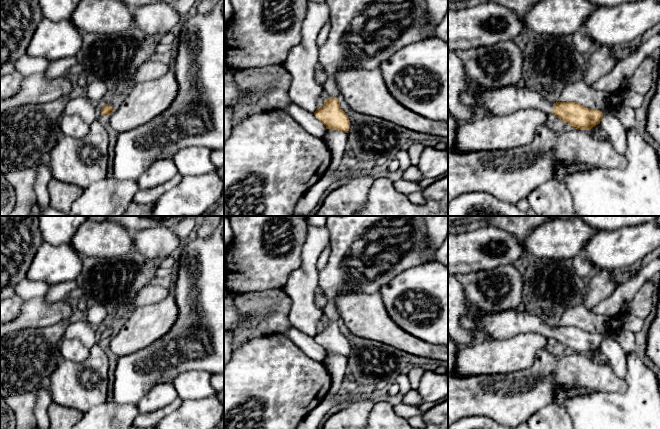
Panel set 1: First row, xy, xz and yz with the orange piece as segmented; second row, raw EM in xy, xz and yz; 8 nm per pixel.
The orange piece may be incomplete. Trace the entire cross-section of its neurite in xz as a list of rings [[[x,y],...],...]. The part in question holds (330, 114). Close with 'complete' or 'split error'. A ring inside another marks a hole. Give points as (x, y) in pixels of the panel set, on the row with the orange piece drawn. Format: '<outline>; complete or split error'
[[[325,0],[330,8],[330,32],[326,42],[319,48],[319,63],[322,65],[327,80],[323,86],[327,99],[322,107],[314,112],[315,117],[322,122],[326,129],[348,133],[350,121],[341,109],[339,88],[335,74],[348,68],[379,69],[380,65],[396,51],[411,43],[434,37],[430,30],[426,0]]]; split error

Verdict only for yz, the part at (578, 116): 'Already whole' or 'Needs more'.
Needs more

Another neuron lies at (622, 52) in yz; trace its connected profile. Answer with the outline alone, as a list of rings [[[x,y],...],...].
[[[630,45],[619,46],[615,48],[615,58],[617,61],[626,59],[632,54],[632,47]]]

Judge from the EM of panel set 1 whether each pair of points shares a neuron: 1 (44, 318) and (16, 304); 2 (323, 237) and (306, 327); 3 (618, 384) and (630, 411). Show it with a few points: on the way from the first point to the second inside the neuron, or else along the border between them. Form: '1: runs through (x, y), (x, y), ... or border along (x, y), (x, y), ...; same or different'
1: border along (24, 302), (21, 312), (10, 321); different
2: runs through (309, 259), (309, 269), (306, 278), (306, 305); same
3: border along (628, 385), (623, 392), (599, 392); different

